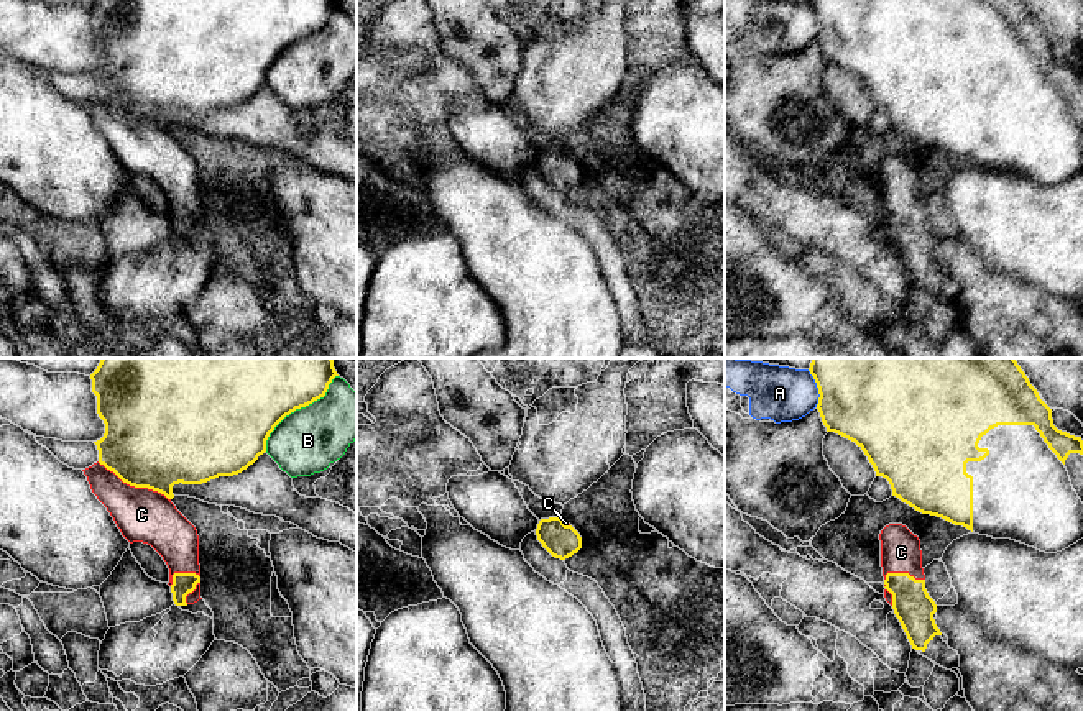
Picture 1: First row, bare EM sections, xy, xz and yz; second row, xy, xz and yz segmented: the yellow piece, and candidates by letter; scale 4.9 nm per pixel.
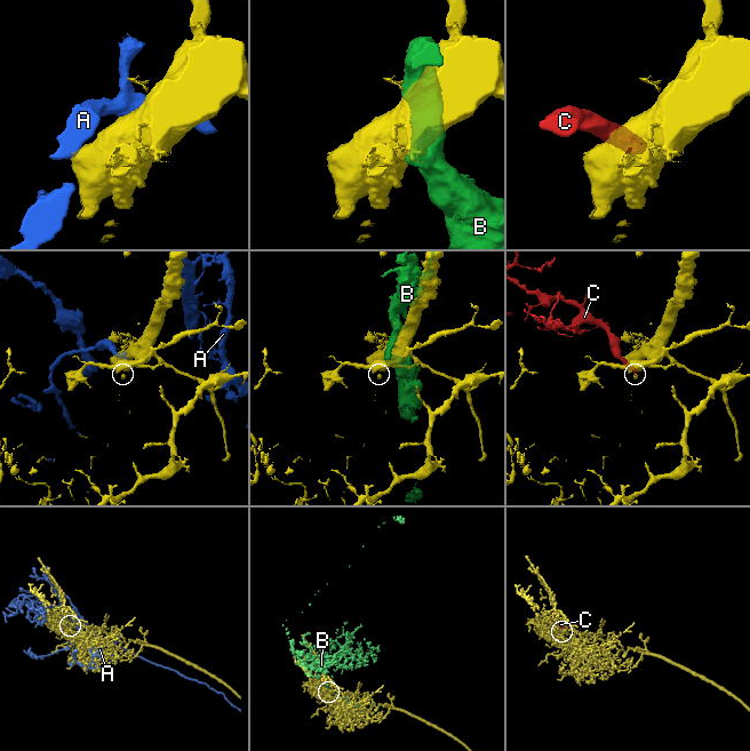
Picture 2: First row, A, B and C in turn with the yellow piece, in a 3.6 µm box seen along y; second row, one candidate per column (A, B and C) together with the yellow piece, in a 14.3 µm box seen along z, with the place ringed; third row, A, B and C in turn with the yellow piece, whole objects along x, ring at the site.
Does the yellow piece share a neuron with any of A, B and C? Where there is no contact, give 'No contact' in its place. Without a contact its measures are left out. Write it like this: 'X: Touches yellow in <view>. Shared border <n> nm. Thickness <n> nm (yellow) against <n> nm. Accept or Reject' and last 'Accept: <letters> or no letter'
A: Touches yellow in yz. Shared border 190 nm. Thickness 360 nm (yellow) against 280 nm. Reject
B: Touches yellow in xy. Shared border 500 nm. Thickness 360 nm (yellow) against 320 nm. Reject
C: Touches yellow in xy. Shared border 400 nm. Thickness 480 nm (yellow) against 260 nm. Accept
Accept: C

